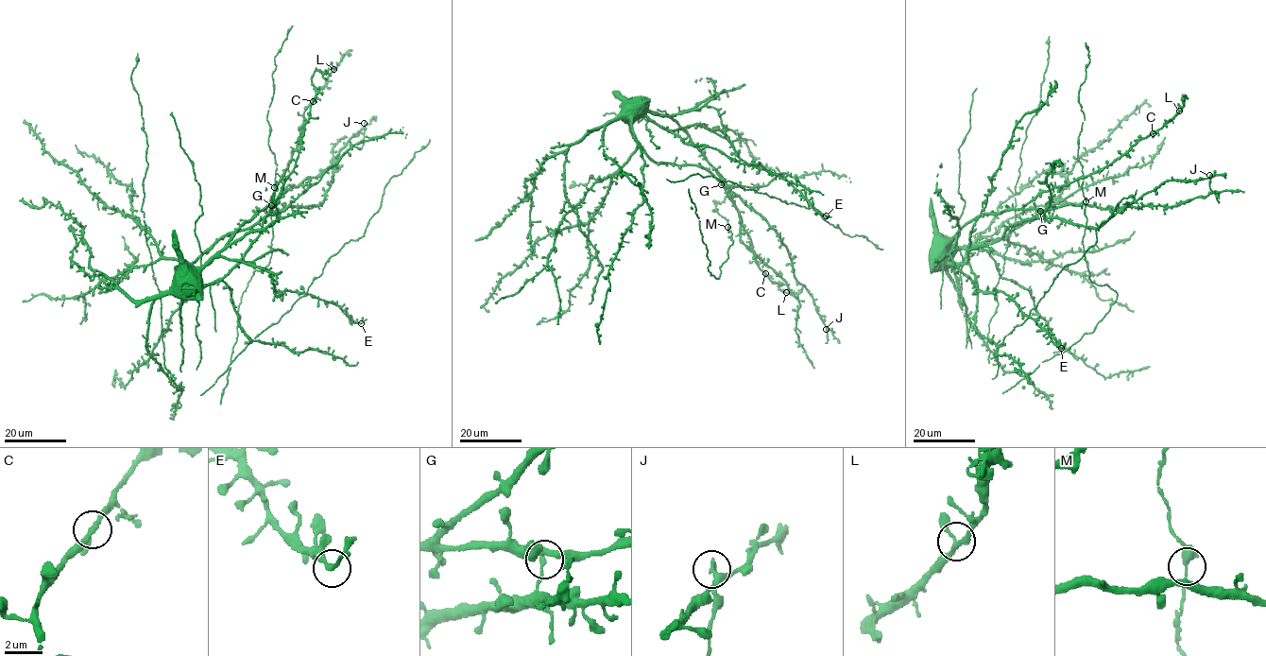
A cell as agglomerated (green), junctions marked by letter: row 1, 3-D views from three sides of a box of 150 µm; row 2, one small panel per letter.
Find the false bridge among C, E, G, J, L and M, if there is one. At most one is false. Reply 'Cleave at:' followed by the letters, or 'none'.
Cleave at: J

